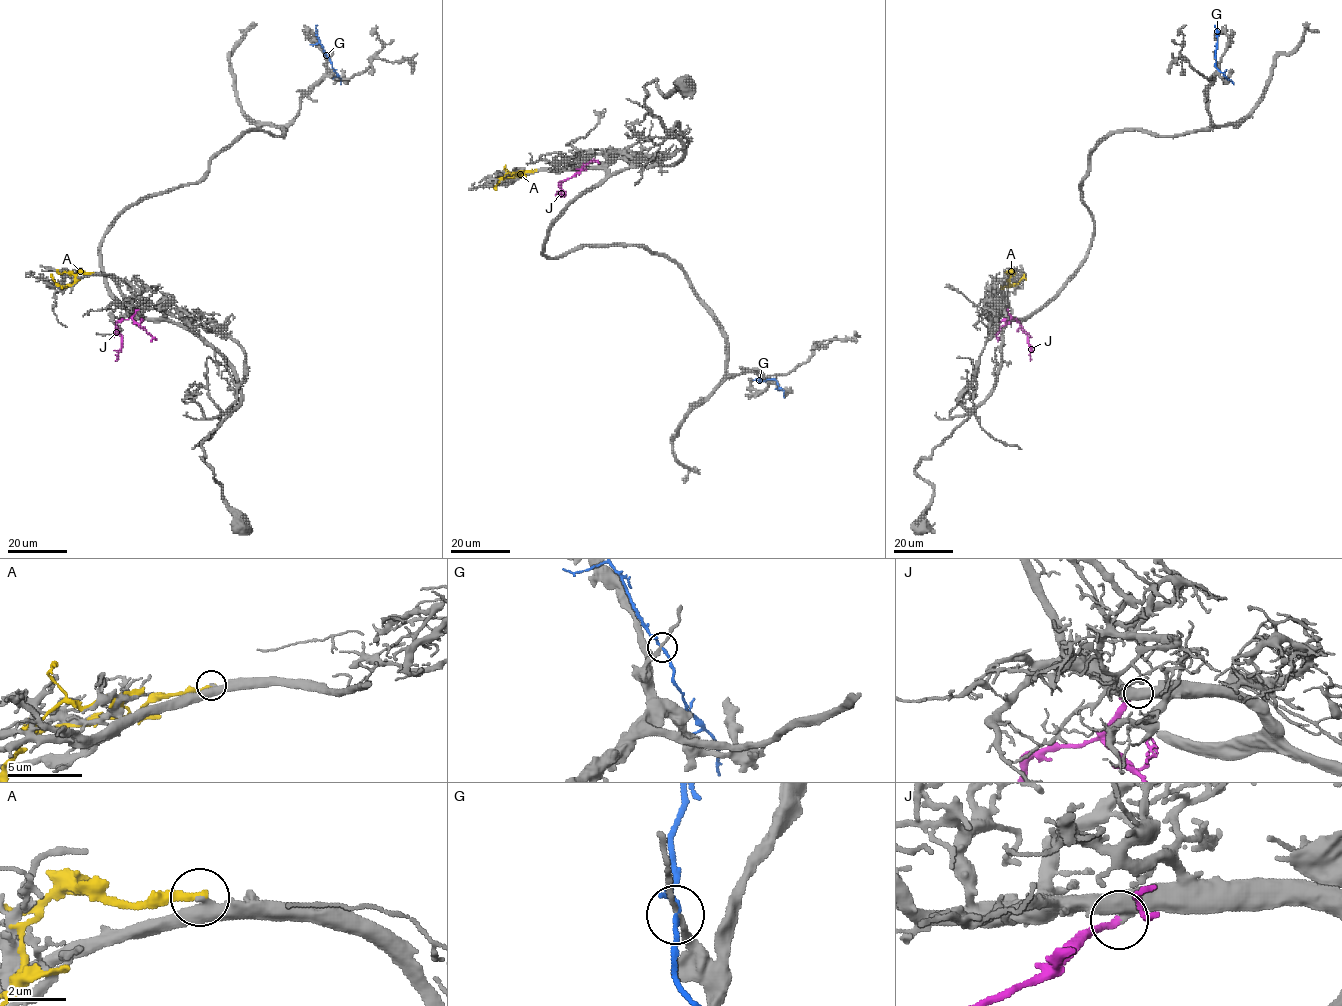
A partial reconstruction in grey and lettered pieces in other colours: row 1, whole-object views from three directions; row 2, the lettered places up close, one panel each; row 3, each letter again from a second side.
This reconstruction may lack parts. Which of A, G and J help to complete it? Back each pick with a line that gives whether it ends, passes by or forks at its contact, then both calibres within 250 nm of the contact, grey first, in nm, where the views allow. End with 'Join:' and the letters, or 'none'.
J: it ends; calibres 500 and 240 nm
Join: J

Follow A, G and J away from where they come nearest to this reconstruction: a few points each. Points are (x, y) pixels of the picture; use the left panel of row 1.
A: (93, 273), (78, 273), (73, 283), (63, 286), (57, 284), (50, 273)
G: (329, 59), (319, 43), (317, 25)
J: (138, 309), (116, 324), (121, 347), (116, 361)

